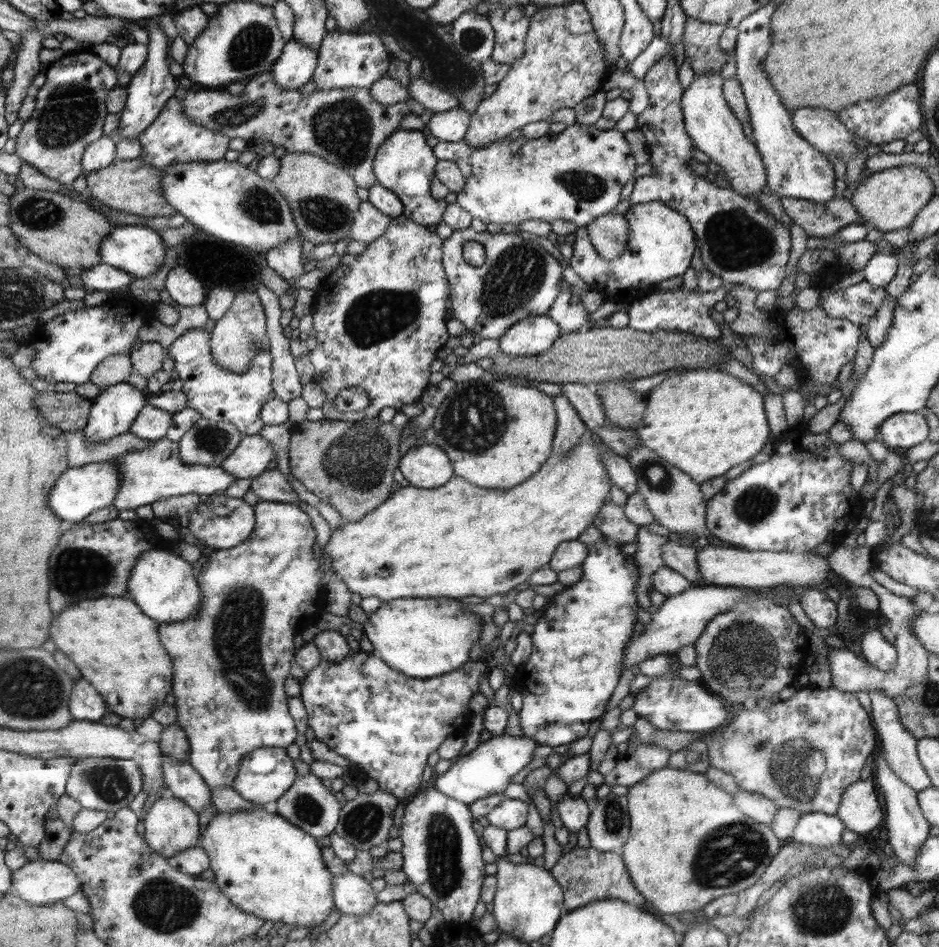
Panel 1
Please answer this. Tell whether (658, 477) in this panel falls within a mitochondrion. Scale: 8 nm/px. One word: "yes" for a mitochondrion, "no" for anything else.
yes

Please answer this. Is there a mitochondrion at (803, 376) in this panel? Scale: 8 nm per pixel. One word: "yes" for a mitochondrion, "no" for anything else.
no

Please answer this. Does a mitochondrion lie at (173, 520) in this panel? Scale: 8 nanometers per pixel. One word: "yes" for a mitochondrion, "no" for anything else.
no

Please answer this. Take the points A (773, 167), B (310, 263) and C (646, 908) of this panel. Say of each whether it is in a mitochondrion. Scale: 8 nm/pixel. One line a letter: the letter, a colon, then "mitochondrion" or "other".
A: other
B: other
C: other

